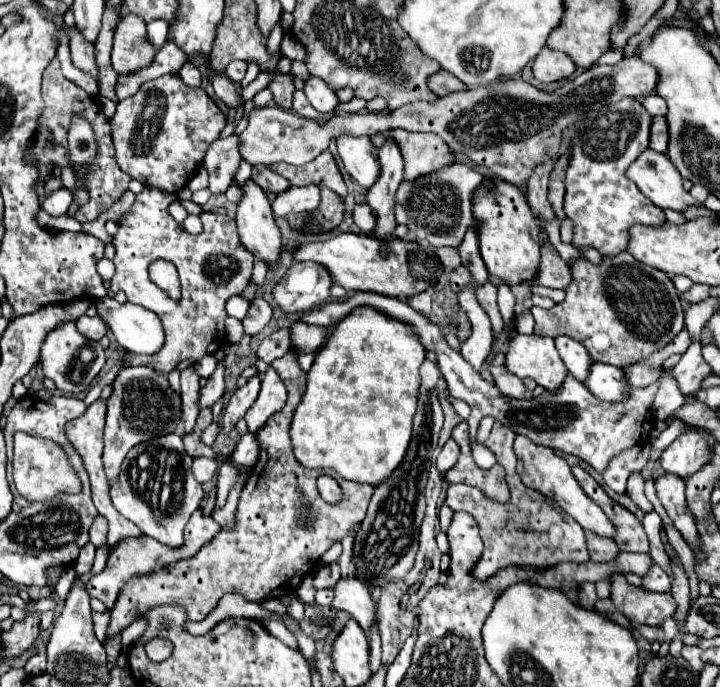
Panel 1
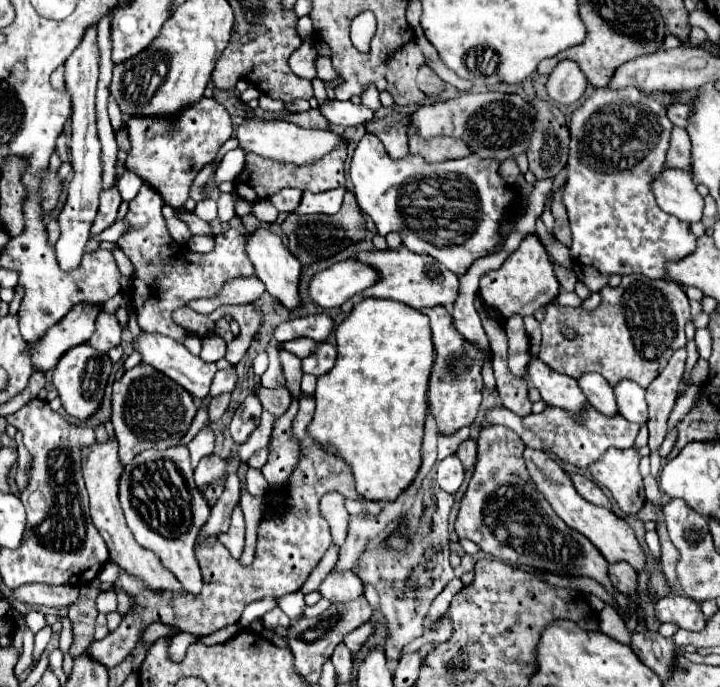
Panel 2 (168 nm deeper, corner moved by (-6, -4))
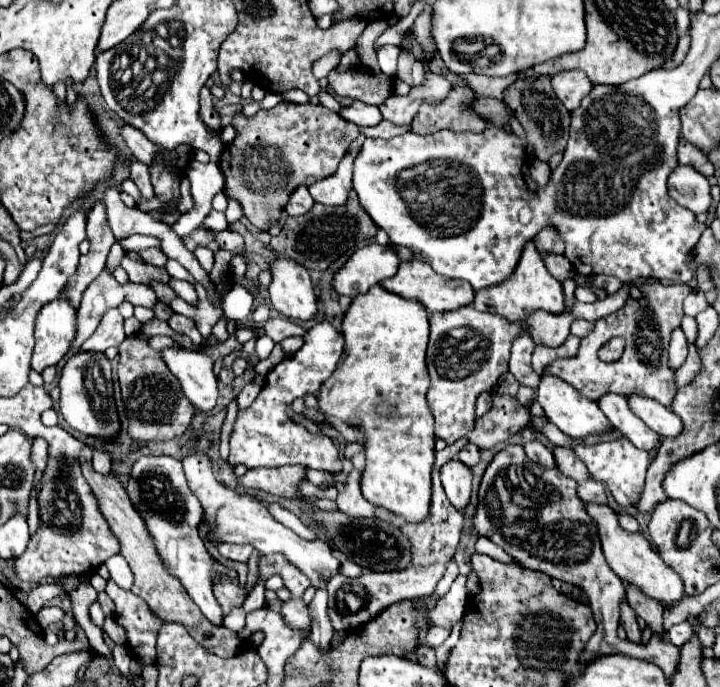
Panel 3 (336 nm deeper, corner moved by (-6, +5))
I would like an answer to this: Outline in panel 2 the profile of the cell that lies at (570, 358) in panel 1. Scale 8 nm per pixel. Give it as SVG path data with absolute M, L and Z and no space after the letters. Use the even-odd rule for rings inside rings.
M588 372L588 374L582 374L578 378L578 386L582 388L584 396L588 398L588 402L600 410L602 414L616 414L618 408L616 408L616 398L614 398L614 392L612 392L612 386L600 378L600 374L594 374L594 372Z

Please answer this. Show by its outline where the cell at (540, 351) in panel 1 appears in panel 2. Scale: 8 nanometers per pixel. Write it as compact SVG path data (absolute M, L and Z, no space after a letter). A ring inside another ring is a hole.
M540 358L530 360L526 378L540 390L542 400L548 406L580 410L586 404L586 396L582 394L578 382L574 378L568 378L566 374L556 374L556 370L548 368L548 364L540 362Z

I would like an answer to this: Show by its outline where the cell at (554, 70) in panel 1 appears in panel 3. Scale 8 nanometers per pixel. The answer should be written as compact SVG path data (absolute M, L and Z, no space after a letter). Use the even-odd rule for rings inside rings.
M562 71L552 77L552 89L558 99L564 103L568 111L580 107L580 101L590 93L592 83L588 81L586 73L580 71Z

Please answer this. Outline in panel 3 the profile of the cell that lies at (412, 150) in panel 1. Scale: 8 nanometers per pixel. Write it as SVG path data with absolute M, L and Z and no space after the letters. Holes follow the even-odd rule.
M452 85L452 93L440 105L420 105L418 115L412 121L412 133L428 135L440 129L454 129L454 131L474 131L480 133L486 129L486 121L482 117L476 117L476 113L464 113L464 105L472 101L474 91L464 85Z

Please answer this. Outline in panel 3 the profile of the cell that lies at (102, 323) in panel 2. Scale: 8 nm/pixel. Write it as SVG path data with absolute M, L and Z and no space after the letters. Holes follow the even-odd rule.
M110 309L108 313L104 313L98 329L82 343L82 351L104 353L108 347L118 347L126 337L122 323L124 319L118 309Z

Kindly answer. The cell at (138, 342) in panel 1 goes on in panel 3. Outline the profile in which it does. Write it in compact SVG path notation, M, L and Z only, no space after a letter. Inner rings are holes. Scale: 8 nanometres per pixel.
M164 349L162 351L164 361L168 365L168 369L172 371L172 375L180 381L184 395L188 397L188 401L198 409L198 411L212 411L216 407L218 401L218 381L216 375L212 371L212 361L210 357L206 357L202 351L190 351L190 349Z

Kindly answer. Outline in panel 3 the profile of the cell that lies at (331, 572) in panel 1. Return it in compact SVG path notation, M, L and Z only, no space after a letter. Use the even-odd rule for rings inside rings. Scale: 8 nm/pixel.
M352 469L346 477L344 489L338 493L338 509L344 511L348 517L356 517L356 519L368 519L374 517L376 507L372 503L368 503L362 493L360 493L360 471Z

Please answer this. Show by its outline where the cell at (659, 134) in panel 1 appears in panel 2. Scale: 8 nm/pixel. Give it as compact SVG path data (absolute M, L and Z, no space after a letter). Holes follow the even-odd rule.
M674 128L670 136L670 148L666 154L666 166L690 170L690 138L684 128Z

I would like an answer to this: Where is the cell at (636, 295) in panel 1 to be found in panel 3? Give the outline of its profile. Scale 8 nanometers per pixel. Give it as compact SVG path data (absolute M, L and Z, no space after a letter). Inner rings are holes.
M658 281L652 285L640 285L640 289L646 293L646 299L628 299L628 303L620 311L596 321L594 331L580 341L578 357L554 361L554 365L548 367L548 373L554 373L554 377L562 377L566 383L574 385L576 391L592 401L598 401L604 393L616 393L622 397L630 397L632 393L636 393L654 399L664 407L670 407L676 397L676 385L674 371L668 365L668 343L670 333L680 327L680 321L684 317L682 301L688 293L692 293L692 289L684 283L662 285ZM616 335L626 339L624 355L616 363L602 363L598 359L598 349Z

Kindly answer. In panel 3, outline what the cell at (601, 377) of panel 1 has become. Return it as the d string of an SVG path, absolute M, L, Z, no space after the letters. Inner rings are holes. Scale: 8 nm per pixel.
M632 395L632 397L628 397L628 405L660 437L678 437L684 429L680 417L674 411L670 411L668 407L656 403L648 397Z

